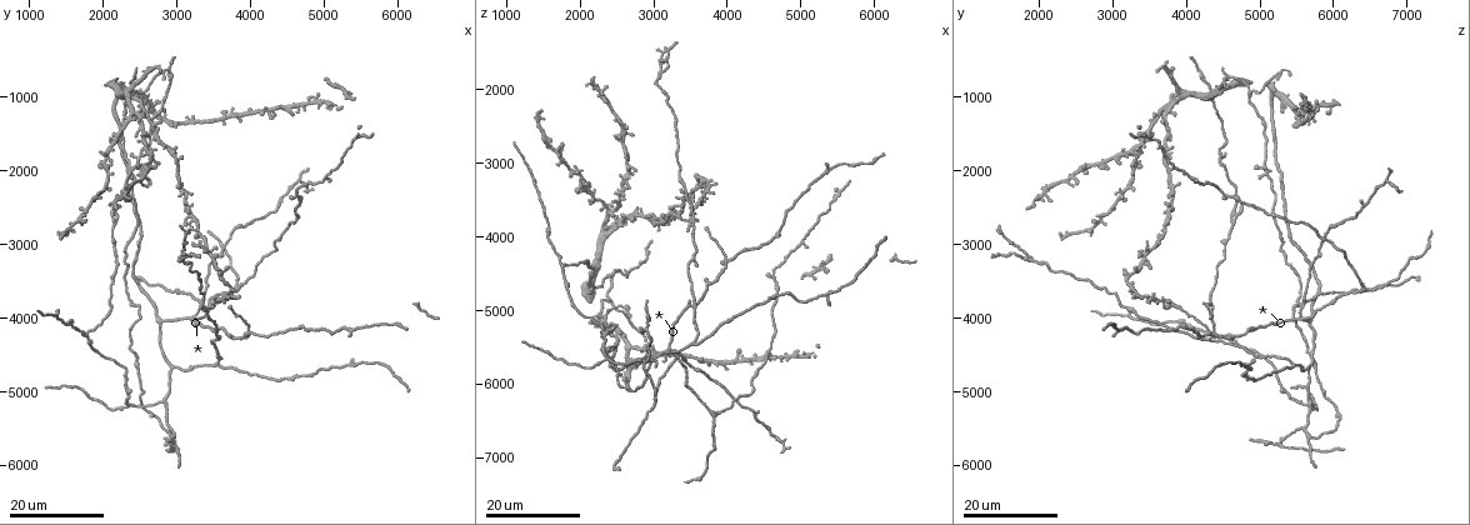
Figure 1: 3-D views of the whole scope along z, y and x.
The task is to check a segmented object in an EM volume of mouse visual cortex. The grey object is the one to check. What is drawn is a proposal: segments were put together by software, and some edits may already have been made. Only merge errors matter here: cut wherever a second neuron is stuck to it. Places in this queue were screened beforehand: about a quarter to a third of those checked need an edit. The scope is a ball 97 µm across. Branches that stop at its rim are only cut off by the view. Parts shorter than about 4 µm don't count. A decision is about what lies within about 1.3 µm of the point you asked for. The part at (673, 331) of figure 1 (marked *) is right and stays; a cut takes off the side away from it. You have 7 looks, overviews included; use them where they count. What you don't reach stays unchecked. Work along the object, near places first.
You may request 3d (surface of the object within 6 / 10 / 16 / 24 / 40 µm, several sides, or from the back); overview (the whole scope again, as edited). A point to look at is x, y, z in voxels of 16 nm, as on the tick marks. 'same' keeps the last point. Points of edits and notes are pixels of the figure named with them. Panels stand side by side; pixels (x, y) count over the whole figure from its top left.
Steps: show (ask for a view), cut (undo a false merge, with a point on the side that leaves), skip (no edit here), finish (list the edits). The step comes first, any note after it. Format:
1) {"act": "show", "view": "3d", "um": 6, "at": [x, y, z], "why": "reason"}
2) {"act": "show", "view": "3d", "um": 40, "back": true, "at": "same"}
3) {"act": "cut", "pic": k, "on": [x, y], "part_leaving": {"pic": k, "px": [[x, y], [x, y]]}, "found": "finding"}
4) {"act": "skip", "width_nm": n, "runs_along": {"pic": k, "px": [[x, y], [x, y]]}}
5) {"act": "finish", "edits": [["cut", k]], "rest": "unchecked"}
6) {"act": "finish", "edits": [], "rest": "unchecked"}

{"act": "show", "view": "3d", "um": 16, "at": [2150, 2650, 4650], "why": "three arms meet"}

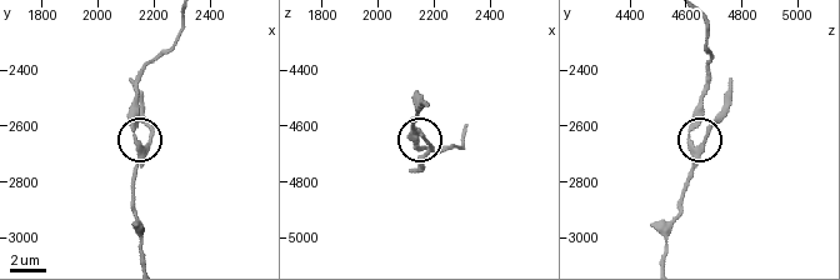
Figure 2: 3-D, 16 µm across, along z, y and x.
{"act": "show", "view": "3d", "um": 6, "at": [2140, 2660, 4630]}

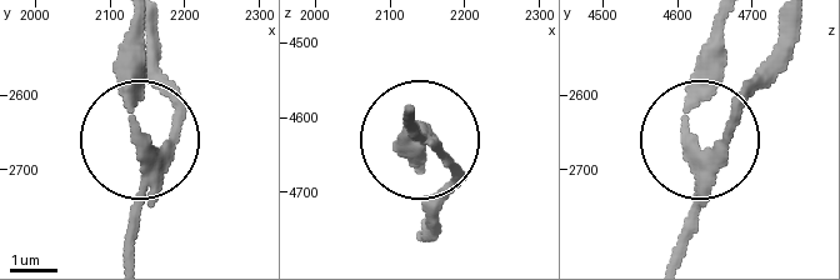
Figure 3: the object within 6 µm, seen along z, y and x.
{"act": "cut", "pic": 3, "on": [184, 118], "part_leaving": {"pic": 3, "px": [[699, 170], [779, 30]]}, "found": "a second neuron is stuck on"}

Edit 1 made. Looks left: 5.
{"act": "show", "view": "3d", "um": 24, "at": [1800, 4250, 4400], "why": "two arms in line, one across"}

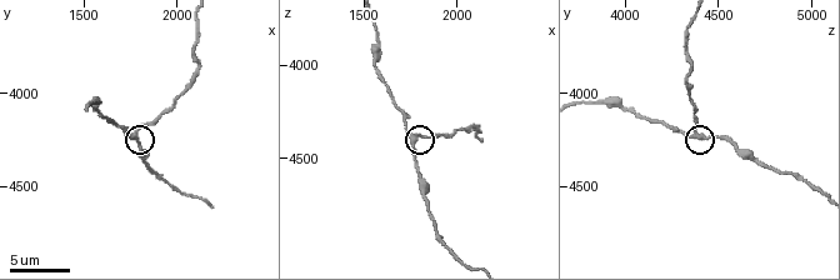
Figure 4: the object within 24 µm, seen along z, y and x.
{"act": "show", "view": "3d", "um": 6, "at": [1760, 4240, 4380]}

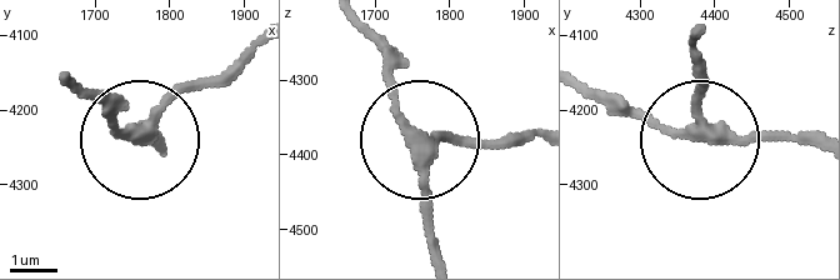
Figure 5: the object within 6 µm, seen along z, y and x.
{"act": "skip", "runs_along": {"pic": 5, "px": [[433, 254], [429, 159], [400, 111], [385, 44]]}, "found": "one neuron here"}

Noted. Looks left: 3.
{"act": "show", "view": "3d", "um": 16, "at": [4000, 4200, 4300], "why": "small branch off a trunk"}

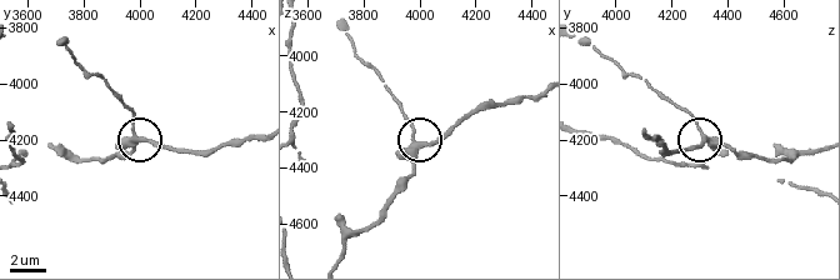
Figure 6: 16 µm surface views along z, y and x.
{"act": "show", "view": "3d", "um": 10, "at": [3990, 4200, 4310]}

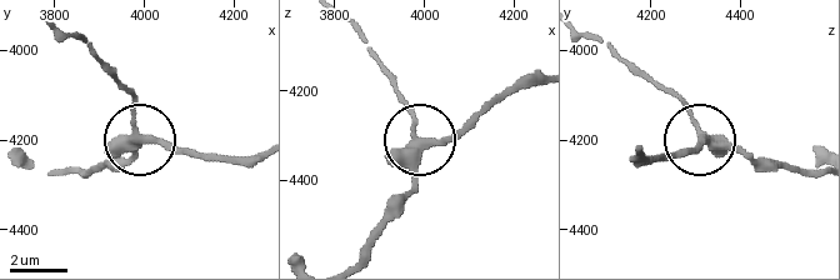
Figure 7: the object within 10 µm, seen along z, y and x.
{"act": "skip", "arms": 3, "found": "one neuron here"}

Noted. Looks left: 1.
{"act": "finish", "edits": [["cut", 3]], "rest": "unchecked"}

